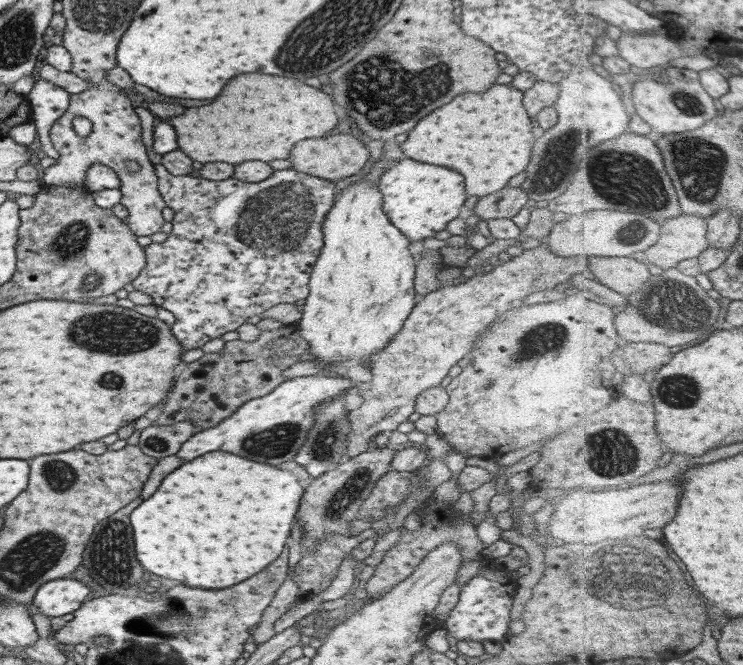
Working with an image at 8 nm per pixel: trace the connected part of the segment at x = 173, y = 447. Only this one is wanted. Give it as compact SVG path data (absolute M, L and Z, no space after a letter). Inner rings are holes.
M179 421L170 425L149 425L139 432L137 447L145 455L163 458L176 454L179 446L195 432L193 421Z

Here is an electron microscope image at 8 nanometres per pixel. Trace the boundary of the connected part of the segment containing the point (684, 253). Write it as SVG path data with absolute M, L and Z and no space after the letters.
M682 213L679 216L675 216L675 218L667 219L661 223L659 241L643 251L645 255L644 263L653 264L663 271L667 271L679 265L681 261L699 258L701 253L705 252L710 246L707 239L708 228L709 222L707 218L701 218L701 216L693 214Z

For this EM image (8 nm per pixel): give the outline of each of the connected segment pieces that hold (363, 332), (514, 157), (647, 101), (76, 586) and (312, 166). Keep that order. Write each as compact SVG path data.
M361 178L356 180L352 184L345 187L339 194L335 194L333 198L333 204L327 206L327 214L323 220L322 234L323 234L323 246L317 254L317 258L310 270L310 276L308 278L308 293L305 297L305 303L300 307L301 318L299 322L299 334L307 342L307 354L313 356L313 360L310 362L318 363L321 367L325 366L329 371L325 372L326 376L337 376L337 378L347 378L347 370L353 366L368 366L368 359L371 355L377 354L379 350L383 350L389 340L399 332L403 320L407 318L407 314L413 305L416 303L418 296L413 291L413 274L415 266L414 260L410 255L408 246L411 244L410 240L401 234L397 228L394 228L388 220L386 214L382 210L381 194L377 190L377 184L372 185L371 181Z
M495 84L483 94L455 96L455 100L419 120L399 148L410 160L459 172L465 178L466 196L481 198L501 190L509 178L527 166L533 142L531 122L521 106L521 92Z
M639 79L632 94L632 102L637 106L636 112L639 112L641 119L655 126L655 130L663 136L689 130L697 131L708 121L717 118L722 111L718 101L707 94L709 116L707 114L689 116L681 108L677 108L673 94L667 92L667 86L659 82L643 82Z
M68 577L51 580L35 591L31 606L45 617L61 617L77 611L87 592L89 588L77 580Z
M338 133L327 138L311 138L311 140L303 140L295 144L287 160L291 162L291 169L295 171L336 182L346 176L357 174L369 160L369 150L365 148L365 142L361 143L353 135Z

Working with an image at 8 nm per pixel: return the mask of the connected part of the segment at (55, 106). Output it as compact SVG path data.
M39 79L33 83L33 87L27 93L32 121L35 123L35 131L39 136L41 151L56 161L58 153L53 148L50 140L50 129L55 120L58 120L67 109L69 93L45 79Z

